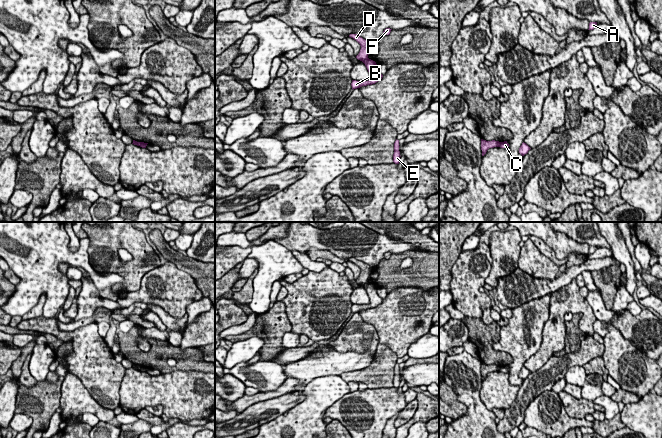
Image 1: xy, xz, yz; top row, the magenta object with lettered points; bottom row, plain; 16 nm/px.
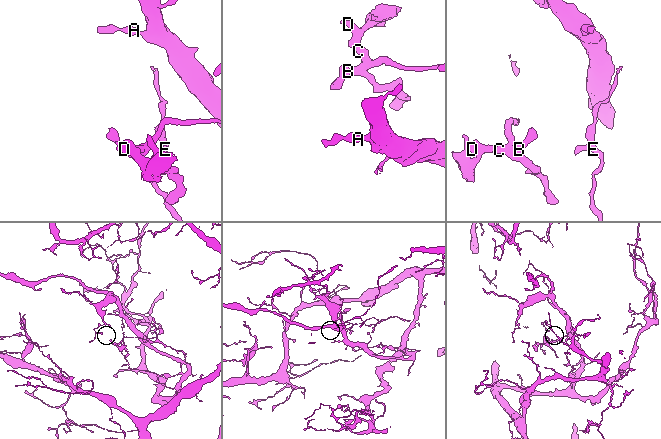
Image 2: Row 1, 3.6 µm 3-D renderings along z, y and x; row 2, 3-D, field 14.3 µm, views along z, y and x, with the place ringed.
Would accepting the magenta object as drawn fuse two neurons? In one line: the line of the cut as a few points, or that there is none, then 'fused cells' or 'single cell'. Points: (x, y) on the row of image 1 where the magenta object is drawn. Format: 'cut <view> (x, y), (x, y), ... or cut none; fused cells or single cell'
cut xz (368, 58), (362, 61); fused cells

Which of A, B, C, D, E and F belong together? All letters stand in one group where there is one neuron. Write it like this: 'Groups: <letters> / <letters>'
Groups: A B C E / D F

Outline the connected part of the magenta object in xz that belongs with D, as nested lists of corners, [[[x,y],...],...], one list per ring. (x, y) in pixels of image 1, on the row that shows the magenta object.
[[[350,34],[349,37],[356,40],[361,46],[360,52],[356,56],[356,58],[360,61],[368,59],[369,52],[372,49],[373,45],[369,41],[367,41],[367,40],[363,39],[362,37],[360,37],[358,34]]]

